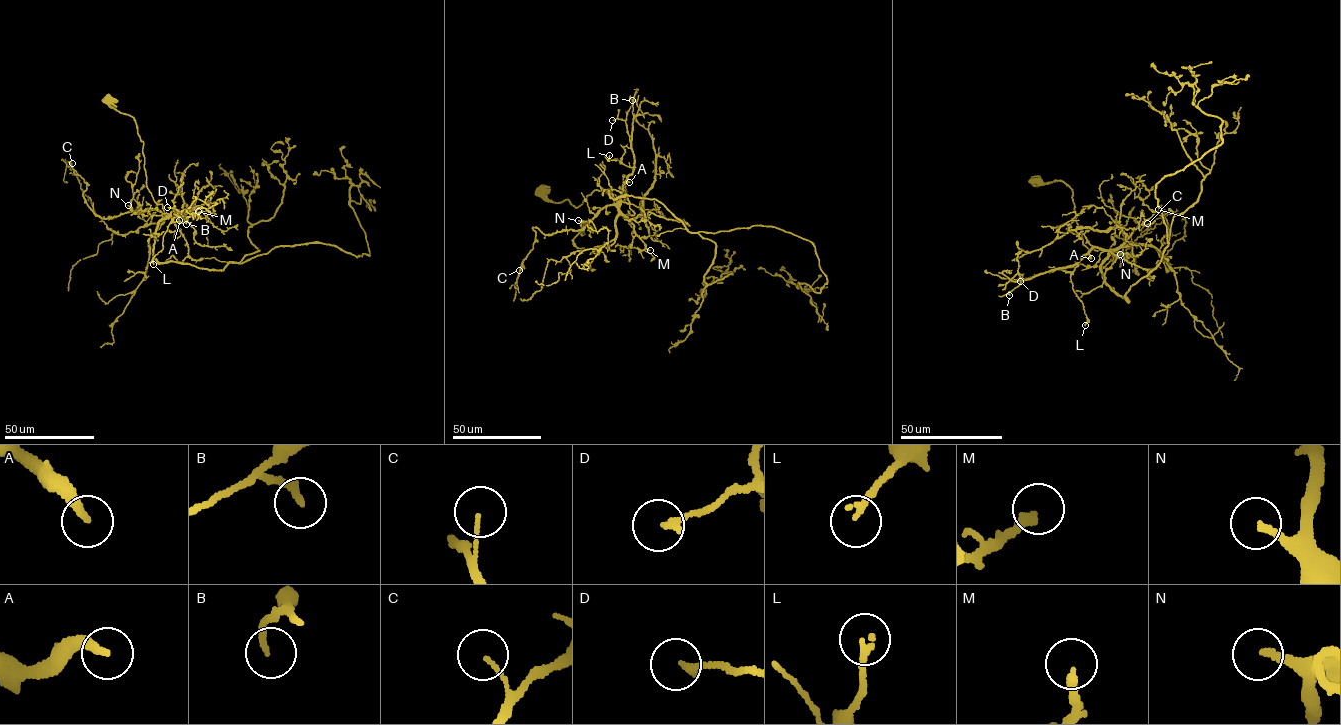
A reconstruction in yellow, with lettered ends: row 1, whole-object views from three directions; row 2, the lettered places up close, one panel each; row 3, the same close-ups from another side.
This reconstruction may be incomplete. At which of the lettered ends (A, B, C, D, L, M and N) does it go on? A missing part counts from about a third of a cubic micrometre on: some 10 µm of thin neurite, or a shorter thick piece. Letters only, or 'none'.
M, N

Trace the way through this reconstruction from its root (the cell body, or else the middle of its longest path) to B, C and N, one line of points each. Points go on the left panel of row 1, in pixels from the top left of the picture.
B: (108, 99), (134, 119), (154, 200), (164, 213), (174, 209), (185, 221), (188, 216), (186, 224)
C: (108, 99), (134, 119), (143, 142), (146, 186), (164, 212), (96, 216), (82, 195), (86, 183), (72, 163)
N: (108, 99), (112, 107), (134, 119), (143, 142), (146, 186), (164, 212), (149, 209), (135, 213), (128, 205)

